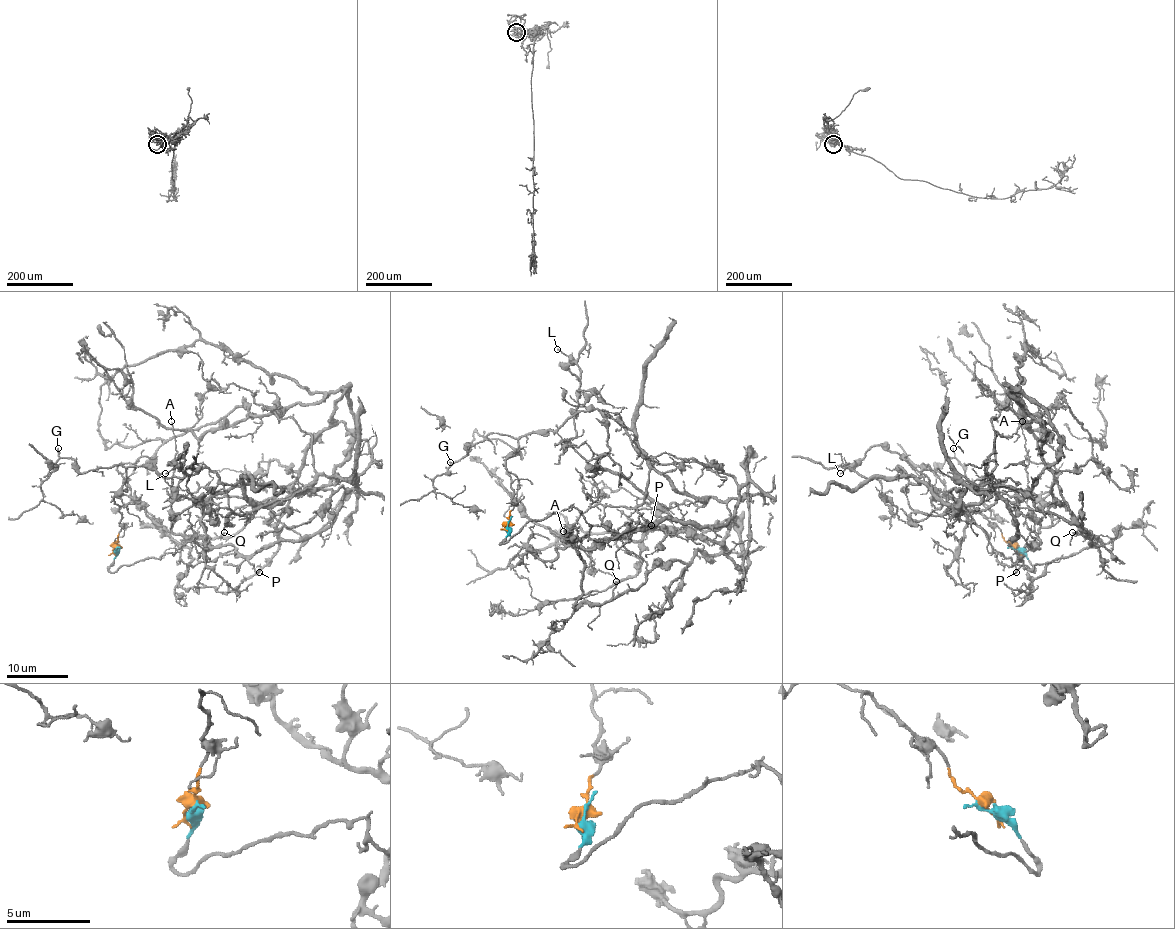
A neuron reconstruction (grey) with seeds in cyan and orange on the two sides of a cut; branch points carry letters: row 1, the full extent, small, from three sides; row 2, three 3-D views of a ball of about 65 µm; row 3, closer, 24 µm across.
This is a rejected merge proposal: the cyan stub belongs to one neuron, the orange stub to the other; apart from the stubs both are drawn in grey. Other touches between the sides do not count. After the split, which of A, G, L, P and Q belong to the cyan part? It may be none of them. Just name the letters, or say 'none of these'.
A, P, Q

